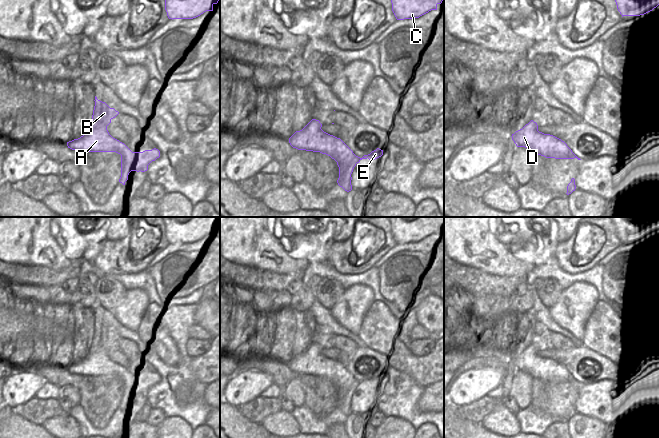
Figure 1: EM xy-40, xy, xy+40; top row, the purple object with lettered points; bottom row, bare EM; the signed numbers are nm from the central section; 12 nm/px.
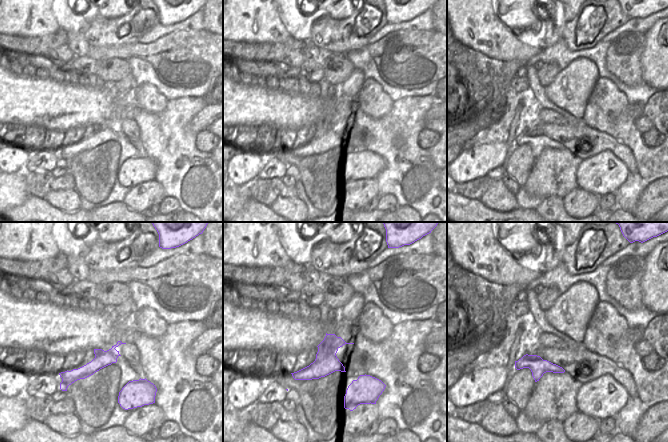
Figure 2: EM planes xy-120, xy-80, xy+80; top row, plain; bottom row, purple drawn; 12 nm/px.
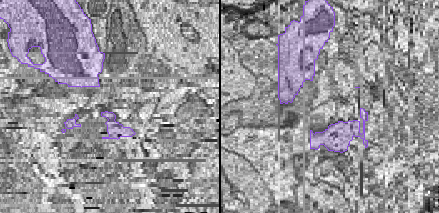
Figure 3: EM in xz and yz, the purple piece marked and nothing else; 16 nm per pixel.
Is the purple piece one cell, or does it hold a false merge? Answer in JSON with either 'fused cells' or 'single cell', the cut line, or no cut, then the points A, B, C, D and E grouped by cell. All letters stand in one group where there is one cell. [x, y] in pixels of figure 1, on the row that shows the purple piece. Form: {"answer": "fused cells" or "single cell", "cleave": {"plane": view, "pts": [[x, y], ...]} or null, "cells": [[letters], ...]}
{"answer": "single cell", "cleave": null, "cells": [["A", "B", "C", "D", "E"]]}

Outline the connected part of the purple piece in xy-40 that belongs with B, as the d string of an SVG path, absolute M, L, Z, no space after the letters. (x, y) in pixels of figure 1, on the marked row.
M95 96L95 106L89 130L78 139L67 142L68 148L89 152L116 152L121 155L121 177L119 182L125 185L131 171L145 172L148 165L160 157L156 148L143 152L132 152L124 143L113 138L107 126L119 112L110 108L105 102Z

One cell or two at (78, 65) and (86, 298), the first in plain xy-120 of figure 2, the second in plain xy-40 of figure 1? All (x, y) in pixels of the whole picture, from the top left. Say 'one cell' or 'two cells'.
one cell

